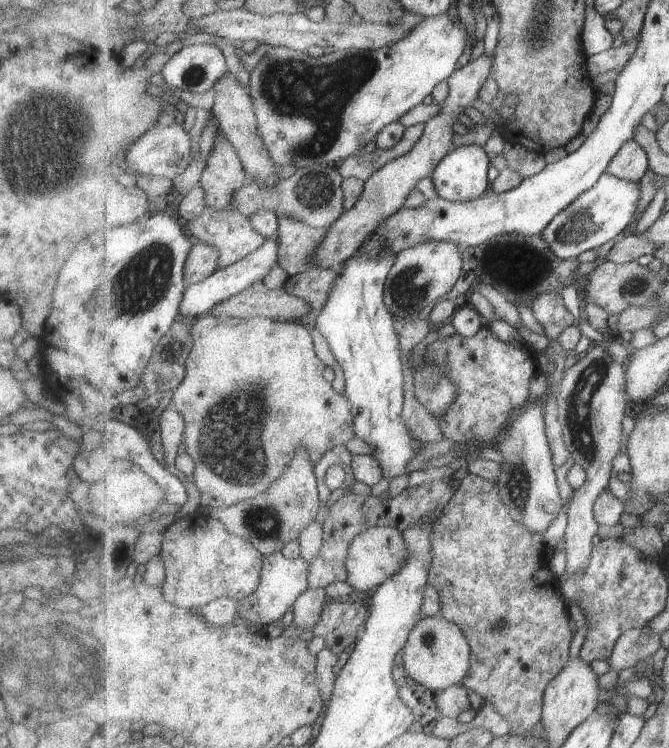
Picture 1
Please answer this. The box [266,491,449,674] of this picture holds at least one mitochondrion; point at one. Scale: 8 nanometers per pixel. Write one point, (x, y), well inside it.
(428, 639)

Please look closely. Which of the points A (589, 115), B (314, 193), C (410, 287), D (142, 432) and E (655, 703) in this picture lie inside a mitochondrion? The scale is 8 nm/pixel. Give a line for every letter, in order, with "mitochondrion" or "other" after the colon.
A: other
B: mitochondrion
C: mitochondrion
D: other
E: other

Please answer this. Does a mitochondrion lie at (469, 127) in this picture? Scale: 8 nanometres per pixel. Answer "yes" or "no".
no

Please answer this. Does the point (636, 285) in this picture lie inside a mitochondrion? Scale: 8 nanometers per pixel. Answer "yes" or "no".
yes

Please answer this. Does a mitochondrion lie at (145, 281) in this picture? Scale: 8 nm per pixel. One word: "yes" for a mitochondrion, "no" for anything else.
yes

